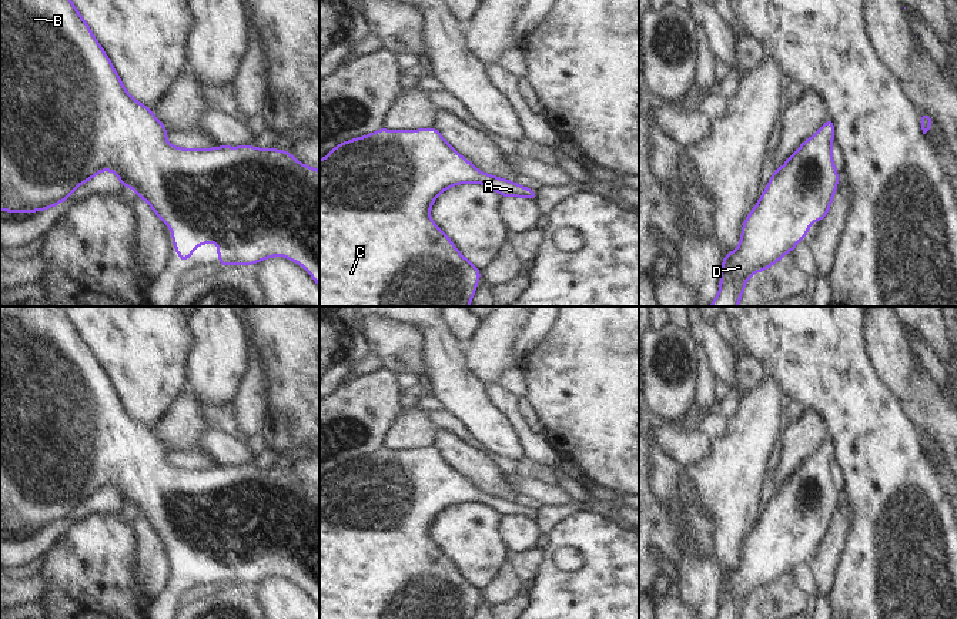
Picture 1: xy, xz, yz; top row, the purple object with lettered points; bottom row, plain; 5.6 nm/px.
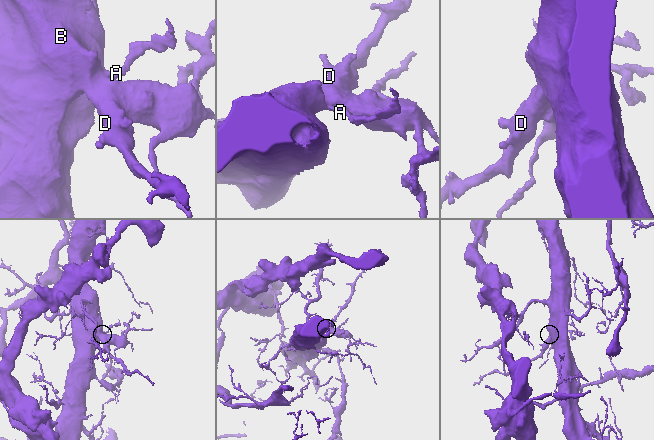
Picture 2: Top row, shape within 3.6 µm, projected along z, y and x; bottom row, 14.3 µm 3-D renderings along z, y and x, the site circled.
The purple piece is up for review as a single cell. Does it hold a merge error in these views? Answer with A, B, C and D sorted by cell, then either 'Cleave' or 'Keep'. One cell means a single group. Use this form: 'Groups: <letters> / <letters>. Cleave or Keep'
Groups: A B C D. Keep

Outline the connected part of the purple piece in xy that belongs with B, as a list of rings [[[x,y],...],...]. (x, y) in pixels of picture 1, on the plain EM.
[[[0,307],[0,529],[19,532],[50,529],[61,523],[83,501],[90,501],[101,489],[117,493],[123,508],[133,506],[173,551],[173,563],[180,580],[190,580],[197,563],[218,561],[218,583],[252,585],[261,579],[281,575],[309,590],[319,606],[319,491],[300,484],[288,471],[261,469],[258,466],[214,466],[211,469],[185,469],[167,462],[165,445],[153,431],[130,416],[110,378],[94,358],[93,351],[77,331],[63,307]]]

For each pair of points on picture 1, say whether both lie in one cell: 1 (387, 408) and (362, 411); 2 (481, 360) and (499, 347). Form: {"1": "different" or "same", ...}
{"1": "same", "2": "same"}

